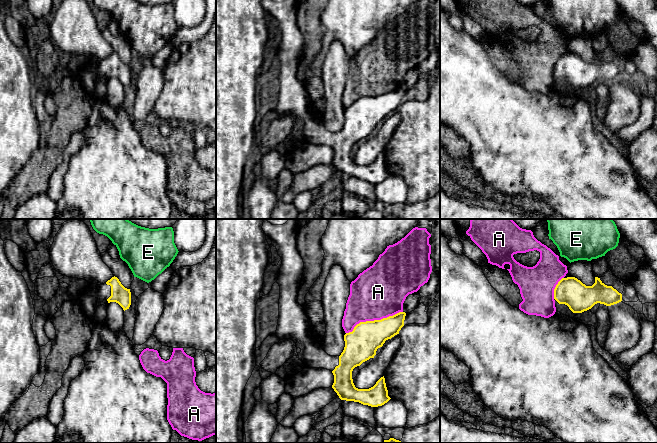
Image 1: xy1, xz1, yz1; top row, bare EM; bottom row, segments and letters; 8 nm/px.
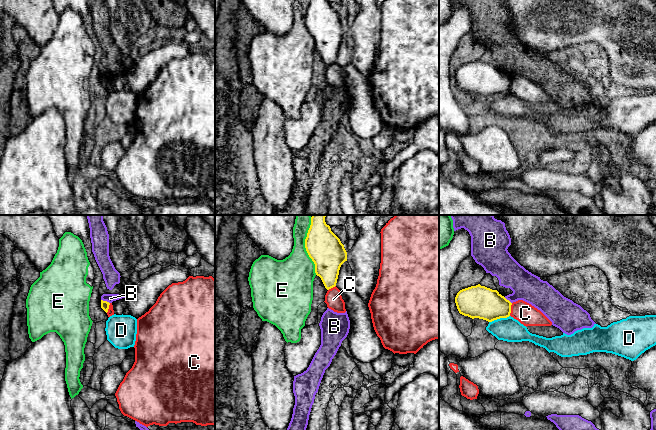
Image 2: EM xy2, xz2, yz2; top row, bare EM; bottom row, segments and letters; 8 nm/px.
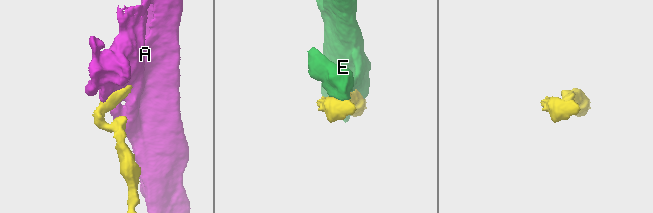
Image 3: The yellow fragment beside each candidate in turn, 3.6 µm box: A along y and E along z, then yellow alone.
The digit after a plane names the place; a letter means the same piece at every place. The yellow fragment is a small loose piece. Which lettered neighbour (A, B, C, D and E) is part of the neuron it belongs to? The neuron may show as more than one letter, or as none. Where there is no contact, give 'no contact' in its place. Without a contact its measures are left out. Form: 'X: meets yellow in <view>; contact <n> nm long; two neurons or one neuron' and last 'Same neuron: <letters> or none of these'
A: meets yellow in xz1; contact 480 nm long; two neurons
B: meets yellow in xy2; contact 80 nm long; two neurons
C: meets yellow in yz2; contact 110 nm long; two neurons
D: meets yellow in yz2; contact 180 nm long; two neurons
E: meets yellow in xz2; contact 420 nm long; two neurons
Same neuron: none of these

